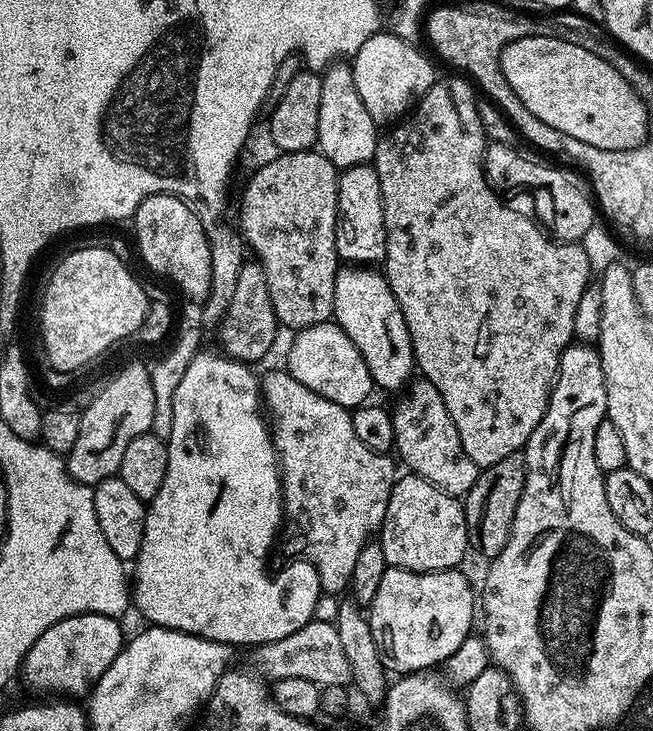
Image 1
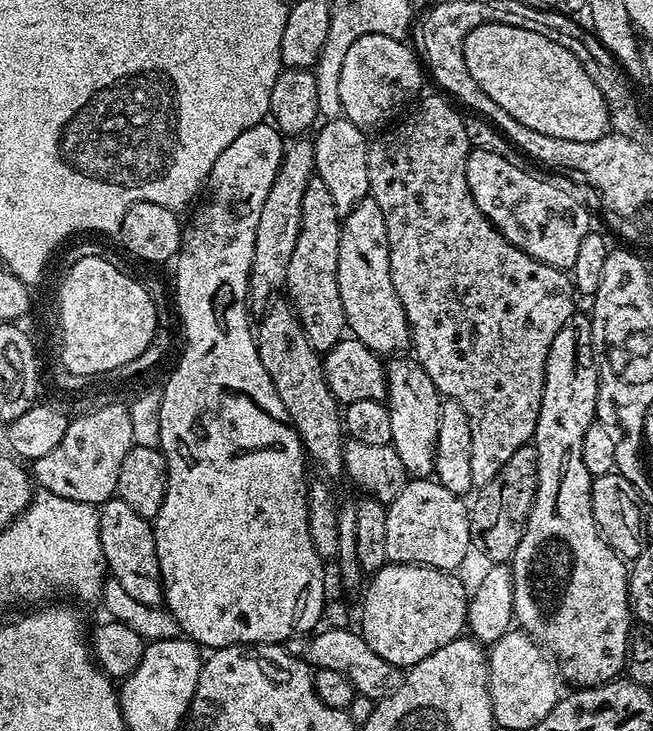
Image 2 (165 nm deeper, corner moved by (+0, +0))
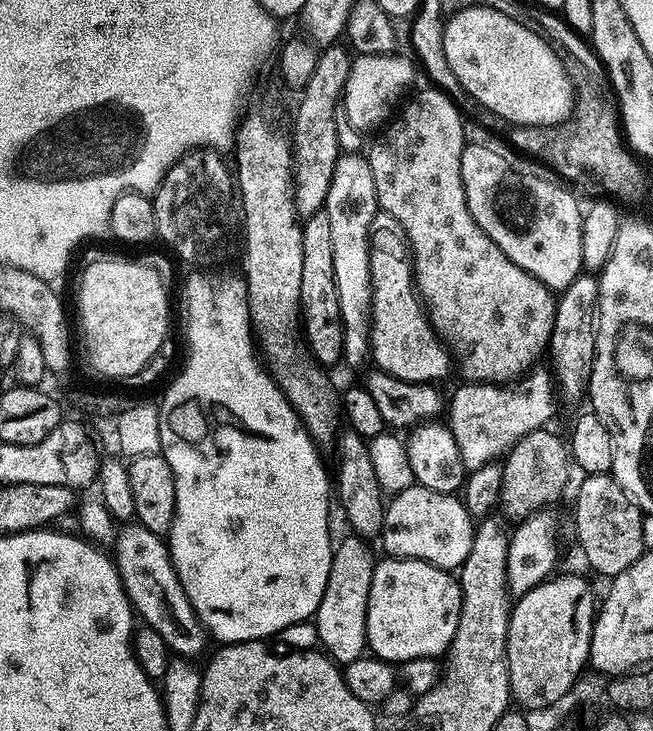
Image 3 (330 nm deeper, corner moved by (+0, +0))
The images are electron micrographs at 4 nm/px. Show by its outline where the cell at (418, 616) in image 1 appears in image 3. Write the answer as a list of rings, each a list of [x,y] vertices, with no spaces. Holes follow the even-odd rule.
[[[381,559],[373,570],[369,590],[367,647],[379,659],[389,662],[443,657],[458,630],[458,618],[463,601],[464,595],[460,593],[459,579],[451,571],[428,564],[425,560]]]

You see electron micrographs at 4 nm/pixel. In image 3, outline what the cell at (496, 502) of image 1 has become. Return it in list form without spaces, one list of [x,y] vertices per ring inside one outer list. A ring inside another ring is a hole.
[[[547,427],[536,428],[508,449],[502,460],[502,490],[498,512],[505,521],[521,522],[537,515],[551,500],[559,498],[568,482],[570,454]],[[505,459],[505,460],[504,460]],[[504,516],[505,517],[504,517]],[[508,519],[508,520],[507,520]]]

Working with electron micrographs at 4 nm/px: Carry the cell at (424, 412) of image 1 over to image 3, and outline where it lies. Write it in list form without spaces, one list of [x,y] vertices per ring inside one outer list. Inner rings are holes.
[[[539,368],[531,373],[533,376],[525,384],[524,392],[511,392],[511,387],[508,386],[464,382],[453,394],[452,401],[449,404],[447,401],[446,423],[454,434],[454,442],[458,442],[458,454],[460,461],[464,463],[465,473],[491,463],[499,451],[502,454],[507,453],[526,434],[549,423],[547,420],[552,416],[554,384],[550,379],[549,369]]]

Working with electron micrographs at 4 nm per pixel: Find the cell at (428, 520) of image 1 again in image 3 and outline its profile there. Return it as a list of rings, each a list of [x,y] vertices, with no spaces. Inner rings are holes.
[[[415,483],[411,488],[402,490],[387,501],[382,541],[384,540],[384,548],[388,551],[385,553],[389,557],[425,560],[428,564],[445,570],[456,570],[470,554],[473,535],[474,518],[468,513],[468,507],[464,505],[463,499],[459,495],[430,490]]]

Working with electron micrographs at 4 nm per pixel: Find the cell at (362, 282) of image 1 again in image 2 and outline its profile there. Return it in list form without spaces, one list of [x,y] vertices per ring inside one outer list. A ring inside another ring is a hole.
[[[400,354],[389,359],[386,364],[388,374],[388,399],[390,410],[390,447],[402,458],[402,466],[409,477],[428,478],[436,470],[436,447],[440,429],[440,409],[442,397],[434,386],[430,374],[420,365],[419,360],[408,354]]]

